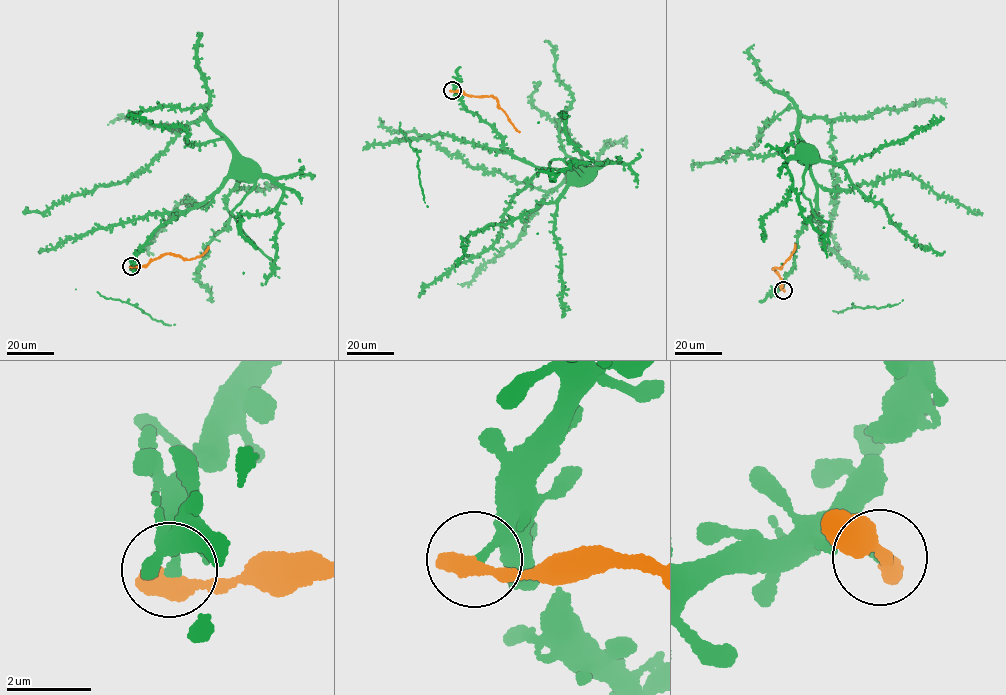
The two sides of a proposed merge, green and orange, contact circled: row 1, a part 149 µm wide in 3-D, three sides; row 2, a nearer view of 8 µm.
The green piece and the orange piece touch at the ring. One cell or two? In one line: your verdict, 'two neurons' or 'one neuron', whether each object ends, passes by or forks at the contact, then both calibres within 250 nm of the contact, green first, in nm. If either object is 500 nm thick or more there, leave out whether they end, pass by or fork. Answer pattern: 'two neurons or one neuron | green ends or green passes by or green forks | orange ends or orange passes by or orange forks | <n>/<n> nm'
two neurons | 240/550 nm

